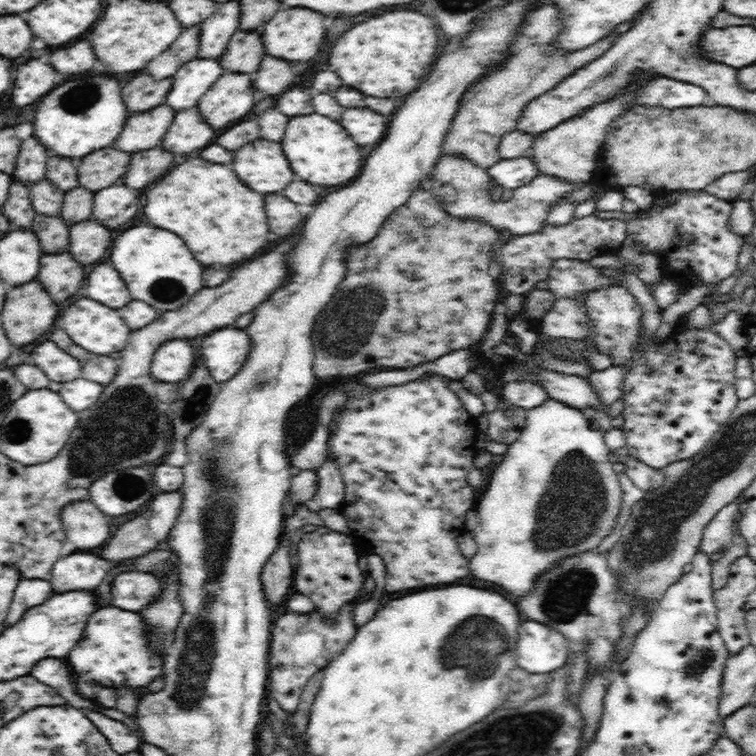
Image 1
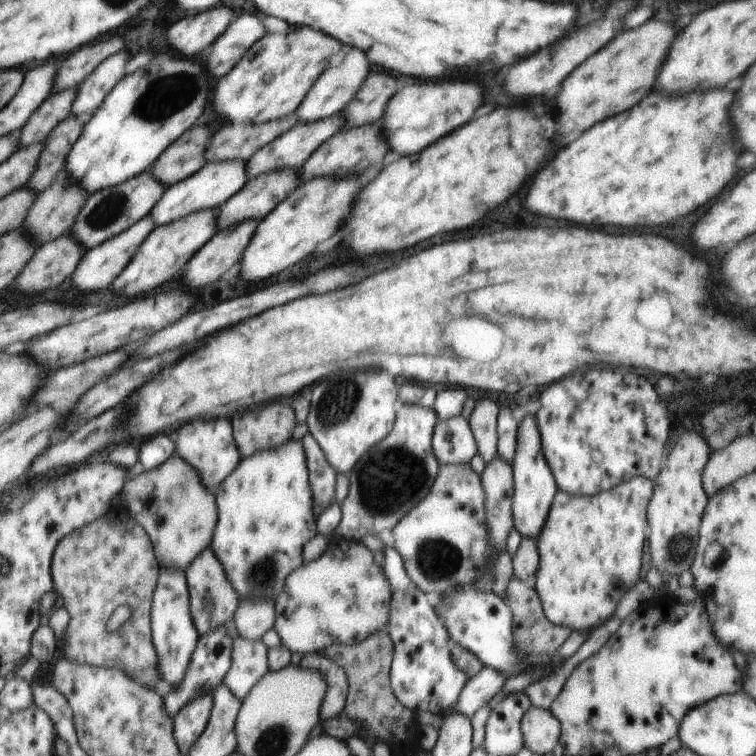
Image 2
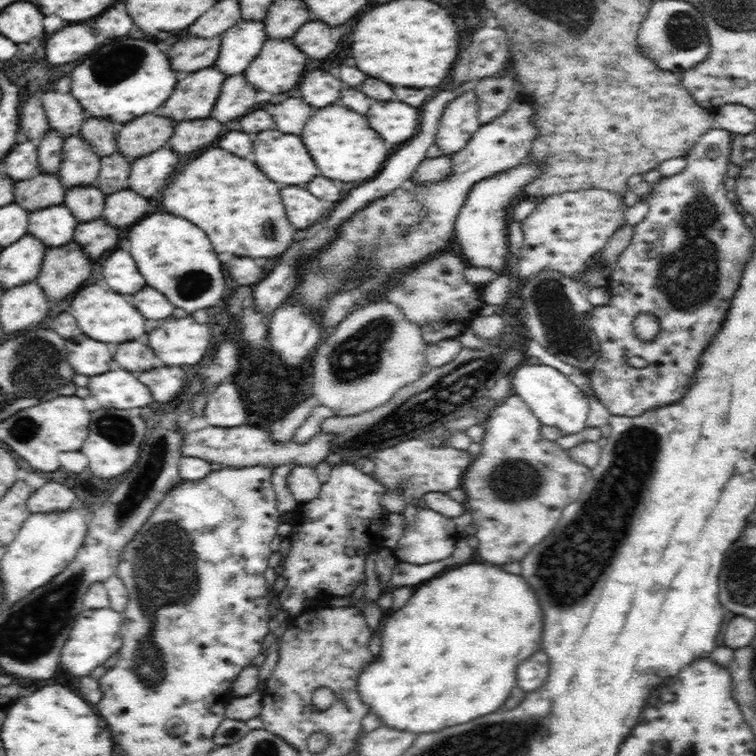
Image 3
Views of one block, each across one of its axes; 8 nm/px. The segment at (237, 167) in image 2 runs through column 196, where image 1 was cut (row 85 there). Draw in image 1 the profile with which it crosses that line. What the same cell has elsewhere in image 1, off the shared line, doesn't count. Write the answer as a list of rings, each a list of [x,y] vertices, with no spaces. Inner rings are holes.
[[[194,58],[183,64],[174,74],[172,90],[166,95],[165,104],[181,112],[197,107],[206,91],[224,75],[219,58]]]

